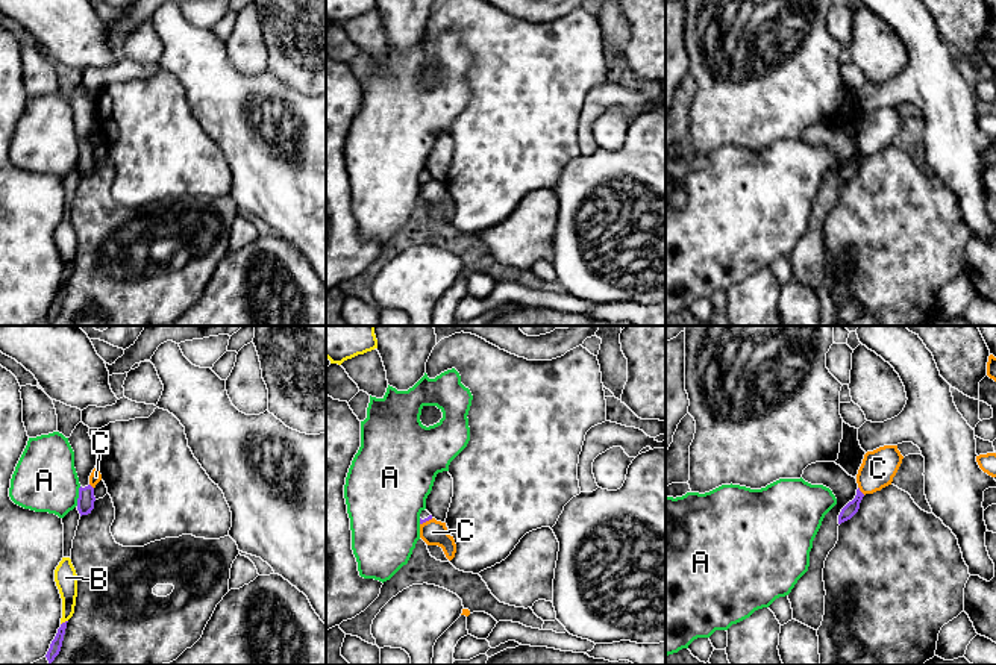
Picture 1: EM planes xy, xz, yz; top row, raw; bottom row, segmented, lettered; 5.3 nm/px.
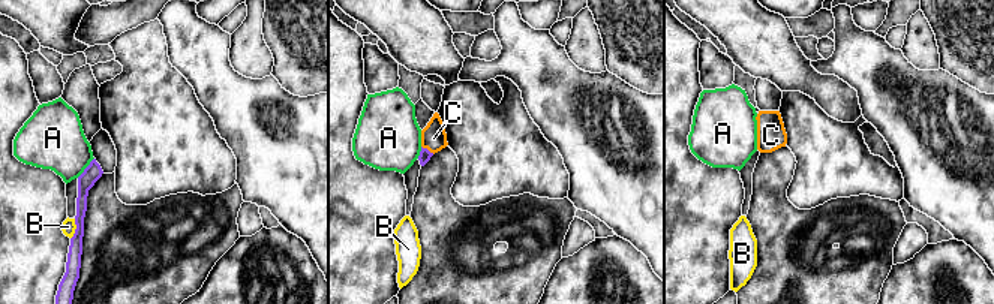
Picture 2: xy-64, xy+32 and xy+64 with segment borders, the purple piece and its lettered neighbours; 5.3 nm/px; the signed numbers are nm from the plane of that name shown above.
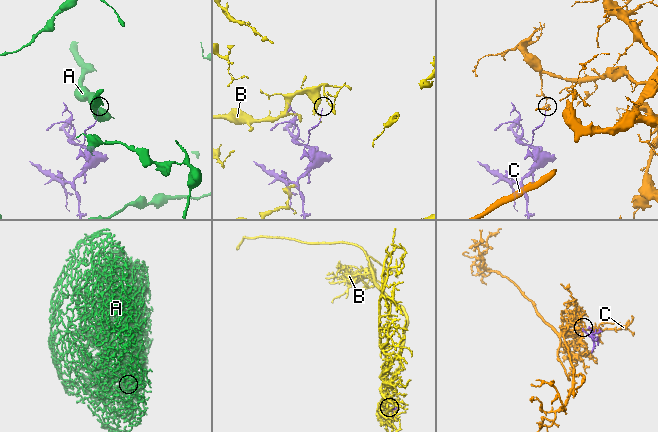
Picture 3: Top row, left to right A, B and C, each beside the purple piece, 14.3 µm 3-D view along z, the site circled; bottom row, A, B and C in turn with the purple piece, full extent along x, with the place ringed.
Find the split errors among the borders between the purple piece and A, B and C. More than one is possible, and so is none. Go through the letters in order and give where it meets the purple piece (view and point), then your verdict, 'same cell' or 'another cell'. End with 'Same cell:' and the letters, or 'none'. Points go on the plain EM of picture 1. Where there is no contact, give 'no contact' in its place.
A: meets purple in xy at (79, 156); another cell
B: meets purple in xy at (65, 282); another cell
C: meets purple in yz at (860, 152); another cell
Same cell: none

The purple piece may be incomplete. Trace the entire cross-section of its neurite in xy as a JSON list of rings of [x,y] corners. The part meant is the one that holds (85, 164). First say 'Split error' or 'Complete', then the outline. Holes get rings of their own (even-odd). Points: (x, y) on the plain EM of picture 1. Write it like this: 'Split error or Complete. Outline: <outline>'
Split error. Outline: [[[82,82],[76,86],[68,103],[74,112],[74,129],[79,138],[77,171],[82,176],[94,170],[94,148],[89,145],[89,136],[97,126],[96,103],[89,97],[89,88]]]

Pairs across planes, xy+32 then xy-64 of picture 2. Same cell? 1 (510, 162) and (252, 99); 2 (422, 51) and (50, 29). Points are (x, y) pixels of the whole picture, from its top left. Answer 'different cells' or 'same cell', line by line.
1: different cells
2: same cell

